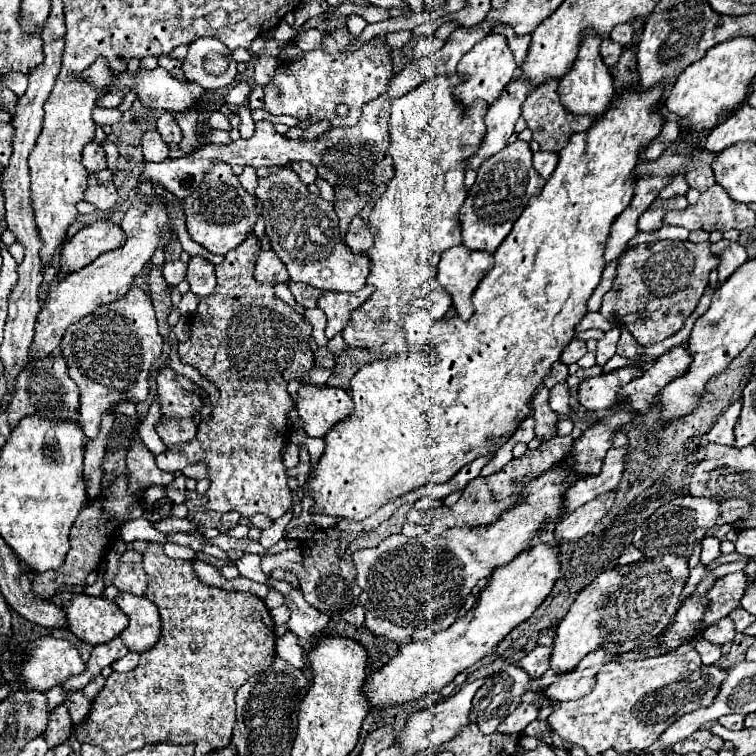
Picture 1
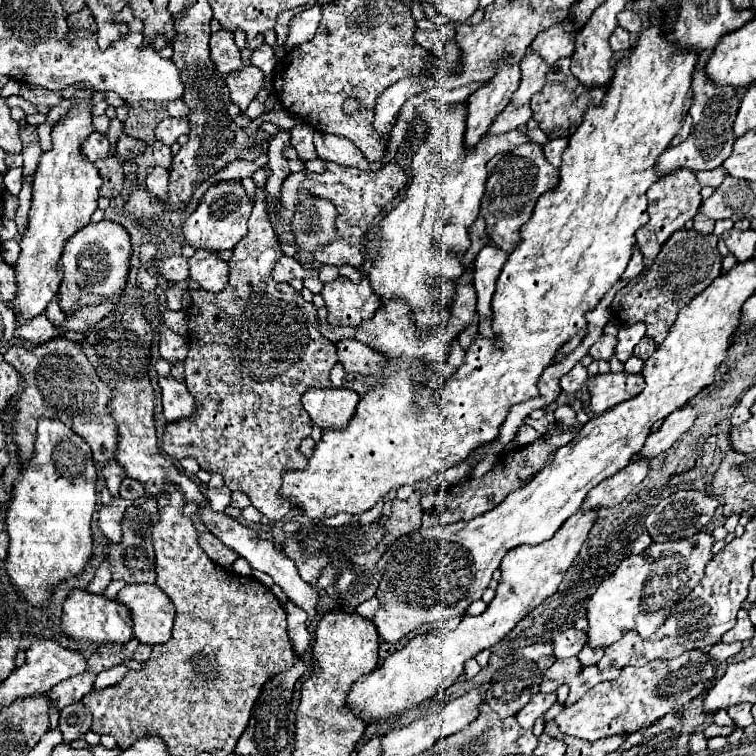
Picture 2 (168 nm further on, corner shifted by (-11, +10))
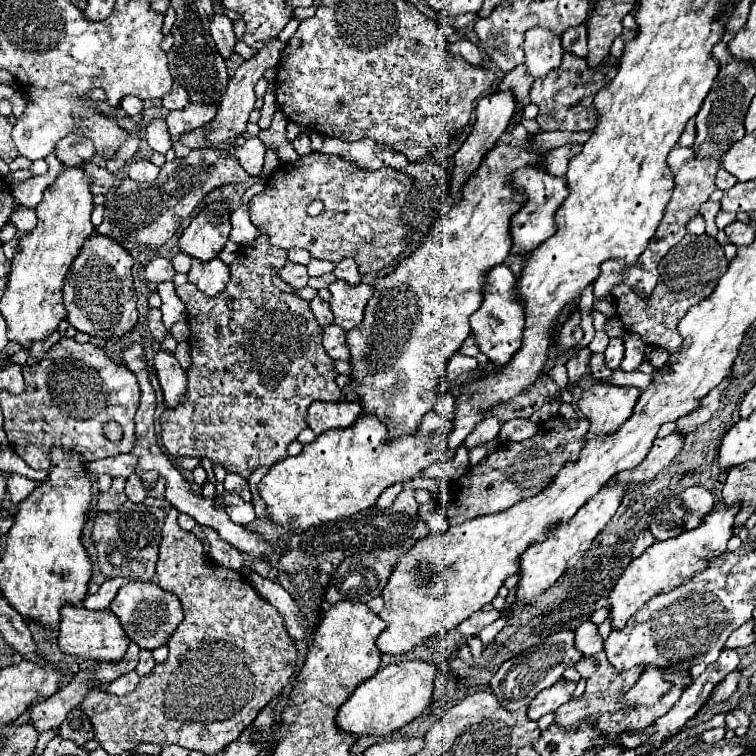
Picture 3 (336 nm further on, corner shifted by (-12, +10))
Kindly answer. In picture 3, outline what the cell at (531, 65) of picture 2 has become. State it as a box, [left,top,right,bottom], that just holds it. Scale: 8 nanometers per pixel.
[524,27,564,79]

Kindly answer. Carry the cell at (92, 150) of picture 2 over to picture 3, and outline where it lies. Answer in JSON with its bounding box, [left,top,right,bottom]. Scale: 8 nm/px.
[56,133,96,167]

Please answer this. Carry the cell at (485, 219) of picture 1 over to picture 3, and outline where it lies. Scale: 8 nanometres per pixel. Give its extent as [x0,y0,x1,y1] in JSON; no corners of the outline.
[512,167,568,255]

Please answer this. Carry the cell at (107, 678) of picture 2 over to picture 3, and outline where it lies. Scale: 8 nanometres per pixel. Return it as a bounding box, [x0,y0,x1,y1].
[106,671,140,695]

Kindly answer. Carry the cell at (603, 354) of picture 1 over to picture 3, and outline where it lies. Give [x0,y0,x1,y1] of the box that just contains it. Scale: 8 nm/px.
[622,333,646,371]

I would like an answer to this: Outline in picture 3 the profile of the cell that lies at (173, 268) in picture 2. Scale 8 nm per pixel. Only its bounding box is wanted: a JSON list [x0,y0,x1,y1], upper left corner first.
[144,257,176,283]

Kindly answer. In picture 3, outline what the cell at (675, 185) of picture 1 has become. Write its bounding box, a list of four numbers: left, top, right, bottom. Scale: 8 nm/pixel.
[716,169,738,191]

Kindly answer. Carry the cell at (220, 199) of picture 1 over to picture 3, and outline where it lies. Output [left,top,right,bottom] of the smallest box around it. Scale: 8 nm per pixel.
[178,203,230,261]

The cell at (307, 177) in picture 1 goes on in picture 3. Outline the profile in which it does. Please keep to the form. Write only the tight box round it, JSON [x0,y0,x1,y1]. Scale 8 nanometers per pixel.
[292,133,312,155]

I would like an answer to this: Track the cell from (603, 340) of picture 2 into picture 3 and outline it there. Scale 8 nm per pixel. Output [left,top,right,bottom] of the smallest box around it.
[604,337,624,369]

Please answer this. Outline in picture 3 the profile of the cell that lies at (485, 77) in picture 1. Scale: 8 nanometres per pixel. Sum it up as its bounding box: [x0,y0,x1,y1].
[449,91,516,201]

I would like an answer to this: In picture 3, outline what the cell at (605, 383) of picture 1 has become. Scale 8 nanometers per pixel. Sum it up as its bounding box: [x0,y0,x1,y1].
[578,383,640,439]

